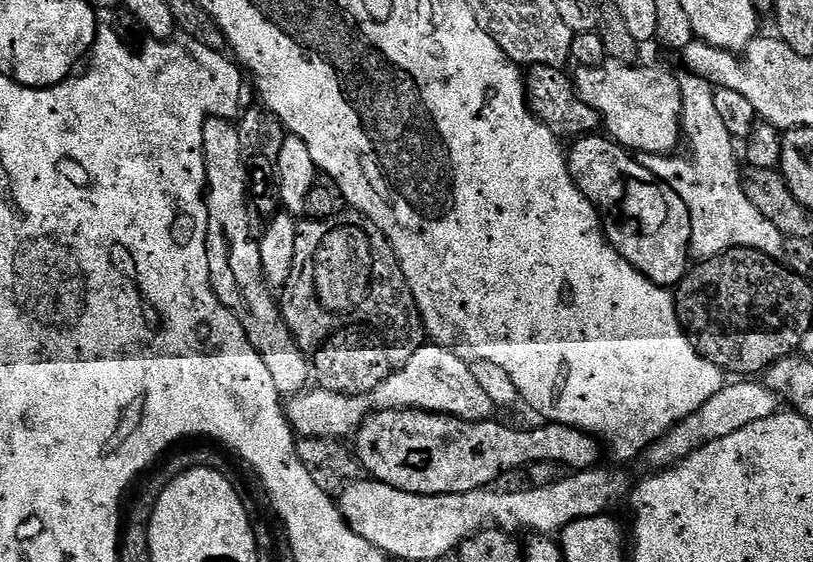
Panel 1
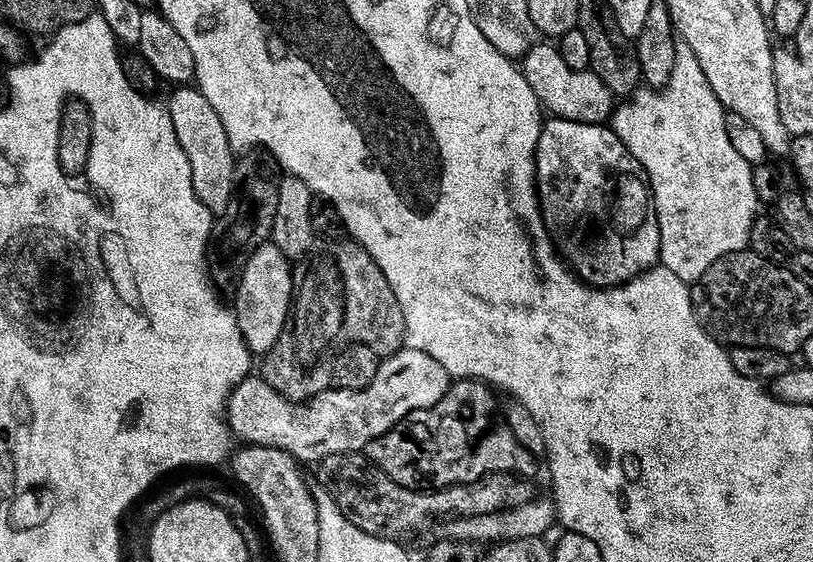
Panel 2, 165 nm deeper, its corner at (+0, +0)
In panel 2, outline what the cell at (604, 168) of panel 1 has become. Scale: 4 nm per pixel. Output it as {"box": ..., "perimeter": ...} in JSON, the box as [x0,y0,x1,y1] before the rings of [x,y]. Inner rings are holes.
{"box":[536,119,660,288],"perimeter":[[[549,119],[540,129],[540,141],[536,151],[536,187],[540,198],[540,212],[544,215],[544,222],[557,249],[562,250],[571,271],[575,272],[585,284],[590,284],[593,288],[615,288],[660,264],[660,227],[648,181],[640,171],[640,163],[632,157],[630,150],[626,150],[626,146],[616,137],[611,127],[604,124],[579,124],[569,120]]]}

